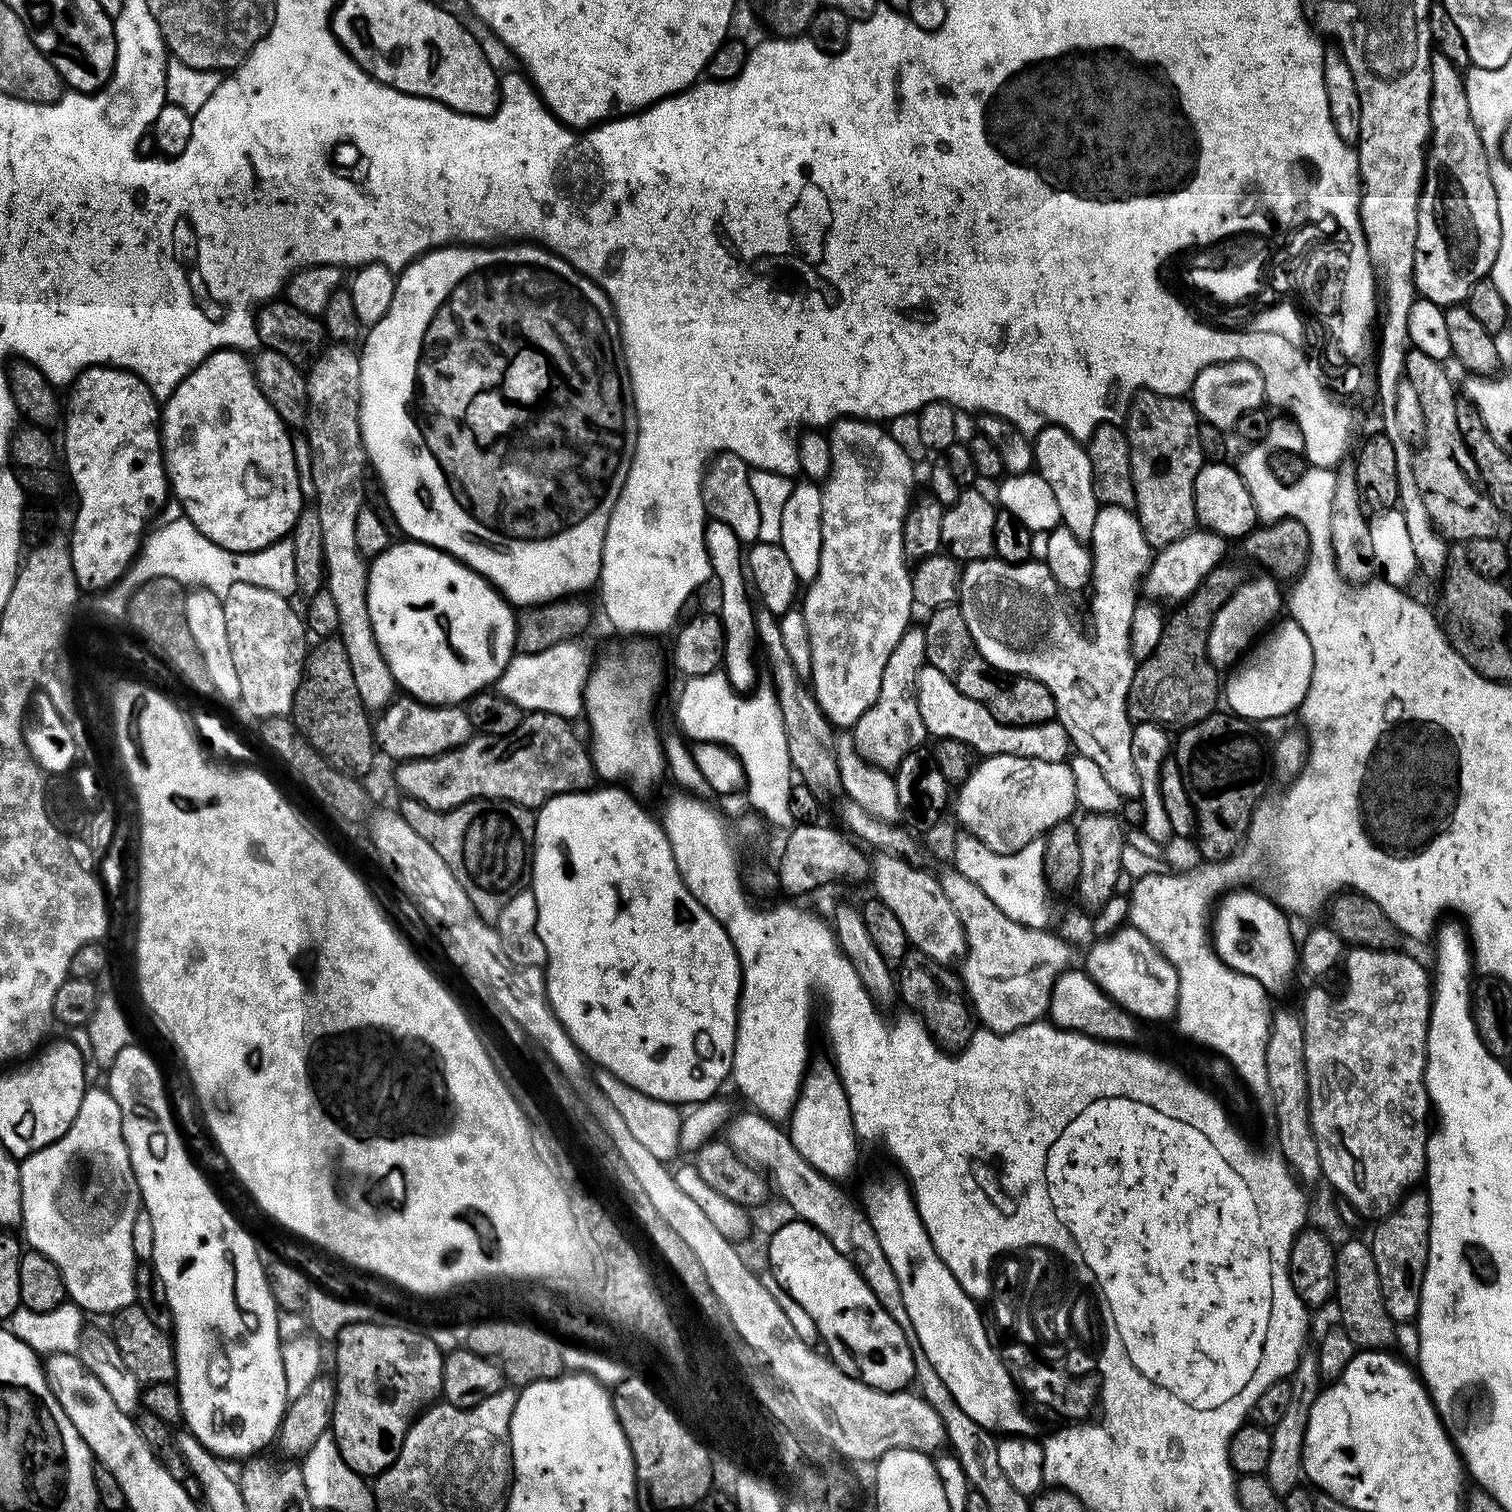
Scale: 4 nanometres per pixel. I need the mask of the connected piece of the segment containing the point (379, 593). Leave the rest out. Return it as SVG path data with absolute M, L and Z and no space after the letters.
M419 542L389 543L387 550L368 564L366 606L374 622L374 638L394 674L397 685L423 704L460 704L495 685L516 652L516 617L509 604L473 568Z

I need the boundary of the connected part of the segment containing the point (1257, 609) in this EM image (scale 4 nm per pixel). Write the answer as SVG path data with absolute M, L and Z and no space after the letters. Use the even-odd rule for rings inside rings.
M1265 577L1241 583L1214 618L1210 626L1208 657L1217 670L1225 670L1224 668L1228 667L1231 669L1249 651L1253 641L1261 634L1267 633L1277 623L1281 615L1279 612L1282 612L1281 585L1275 579Z

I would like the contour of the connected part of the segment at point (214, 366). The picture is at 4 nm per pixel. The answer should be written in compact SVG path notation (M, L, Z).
M222 348L219 352L210 354L193 370L185 380L173 390L171 396L162 404L162 451L164 453L164 471L168 473L168 483L171 495L176 496L178 503L184 507L183 515L210 542L222 546L231 552L257 552L274 542L285 539L296 526L296 519L300 517L305 507L304 492L300 489L300 472L296 469L296 452L292 449L289 429L282 422L280 415L270 406L256 382L253 361L246 358L243 351L235 348Z

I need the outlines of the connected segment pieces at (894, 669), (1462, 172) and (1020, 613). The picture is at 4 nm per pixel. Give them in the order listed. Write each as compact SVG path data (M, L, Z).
M909 626L898 638L898 646L894 646L894 651L890 653L890 659L886 662L886 670L882 670L882 686L878 686L878 698L858 718L858 722L850 729L850 739L856 746L856 751L864 760L870 761L876 768L885 770L895 770L900 767L902 758L906 754L917 751L921 747L920 743L924 739L929 739L928 727L922 722L922 710L918 710L918 674L926 664L926 638L924 629L920 626Z
M1432 57L1432 101L1430 102L1432 134L1424 158L1424 185L1418 202L1418 238L1414 246L1414 282L1423 299L1441 306L1463 305L1470 290L1485 279L1494 266L1502 239L1498 214L1498 195L1490 178L1487 154L1470 116L1465 77L1446 57Z
M1105 504L1097 507L1096 517L1094 518L1094 530L1090 541L1090 551L1092 554L1092 583L1090 585L1090 593L1092 592L1092 633L1087 636L1082 629L1076 624L1068 624L1068 608L1064 605L1066 599L1065 593L1058 586L1058 582L1050 574L1048 565L1043 562L1025 562L1023 564L1007 564L1004 560L989 558L986 560L969 560L963 565L960 574L960 594L958 597L958 607L962 618L966 618L966 626L970 630L970 634L974 638L974 642L978 646L978 650L982 654L982 658L986 658L986 662L990 662L990 666L994 666L1001 674L1011 674L1014 676L1029 676L1038 682L1042 682L1042 686L1046 686L1046 690L1050 690L1050 694L1056 703L1056 720L1066 730L1071 747L1077 753L1090 758L1102 770L1102 777L1110 782L1111 789L1115 790L1121 798L1139 797L1140 795L1140 779L1138 778L1138 770L1134 770L1134 757L1130 754L1130 738L1132 737L1133 721L1128 718L1128 691L1130 690L1130 682L1136 673L1138 661L1132 656L1132 647L1130 646L1130 622L1134 618L1134 610L1138 603L1136 597L1136 588L1141 587L1144 579L1144 573L1148 571L1148 565L1152 562L1154 550L1146 542L1146 534L1140 525L1140 518L1136 515L1132 508L1123 508L1122 506L1114 506L1113 504Z

